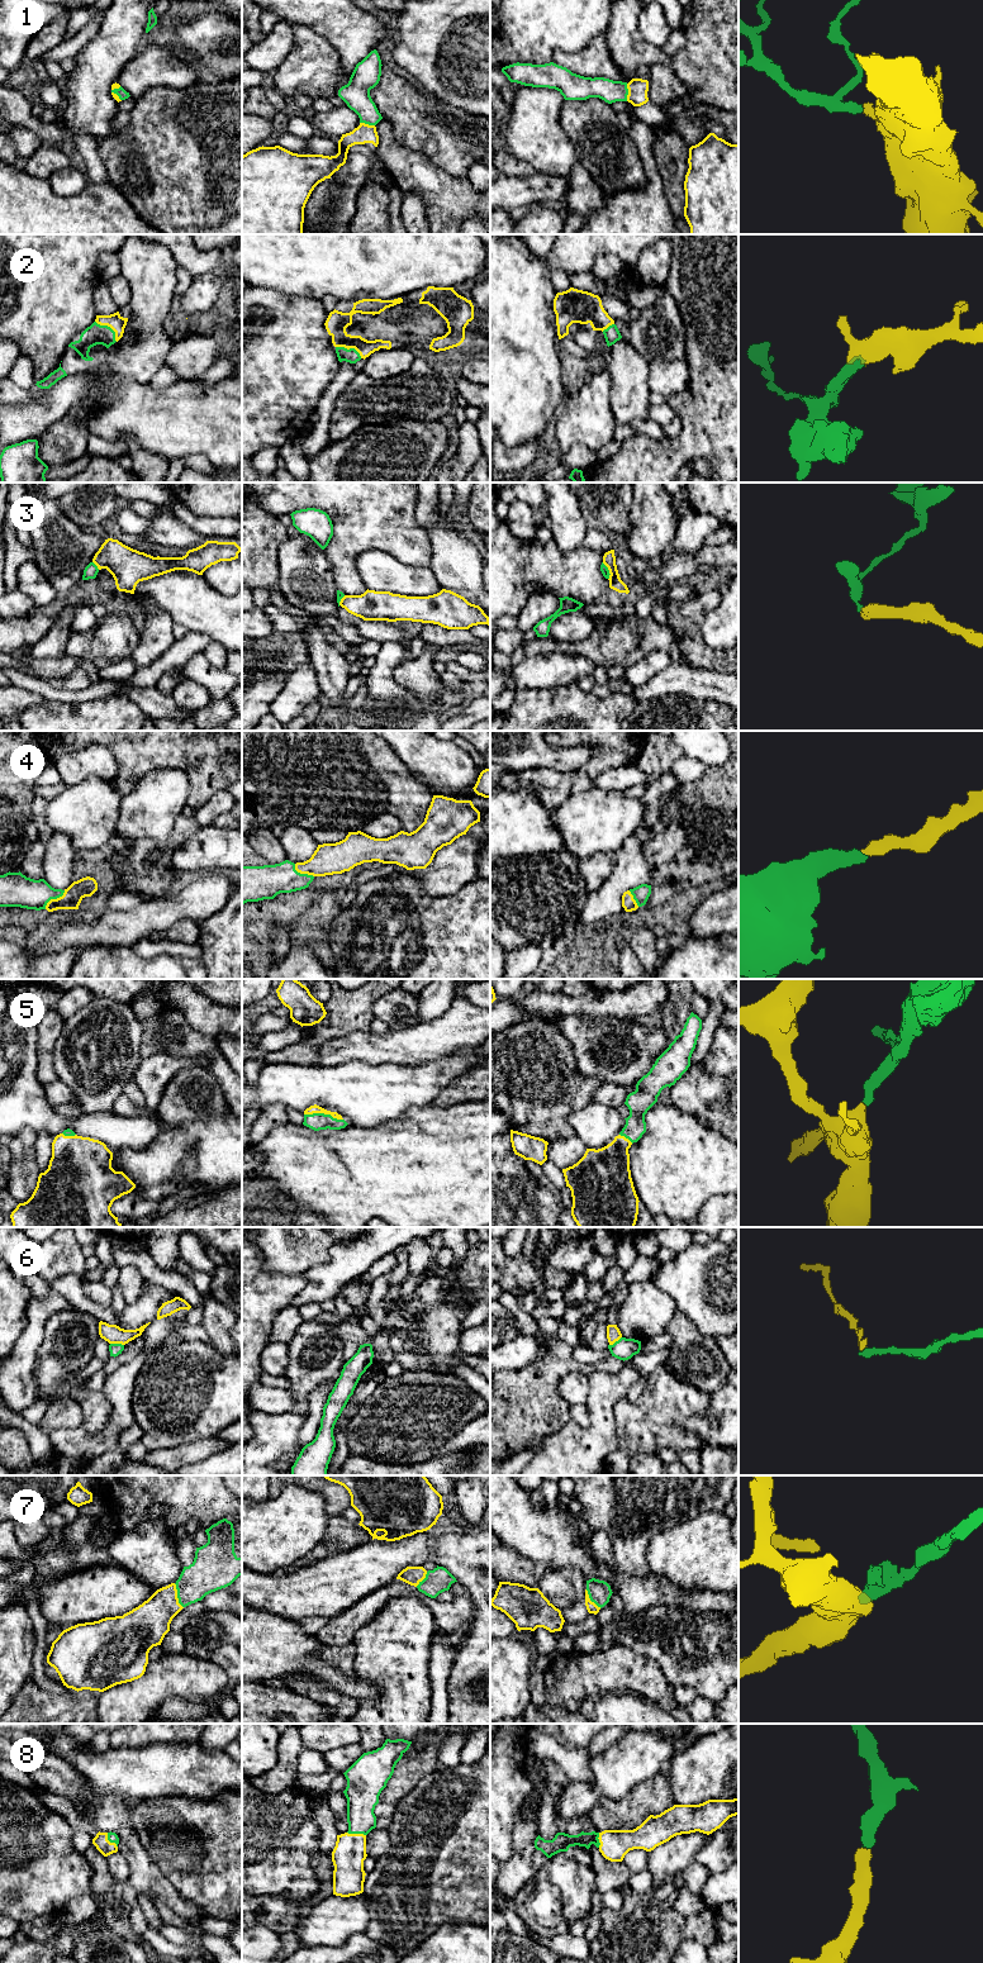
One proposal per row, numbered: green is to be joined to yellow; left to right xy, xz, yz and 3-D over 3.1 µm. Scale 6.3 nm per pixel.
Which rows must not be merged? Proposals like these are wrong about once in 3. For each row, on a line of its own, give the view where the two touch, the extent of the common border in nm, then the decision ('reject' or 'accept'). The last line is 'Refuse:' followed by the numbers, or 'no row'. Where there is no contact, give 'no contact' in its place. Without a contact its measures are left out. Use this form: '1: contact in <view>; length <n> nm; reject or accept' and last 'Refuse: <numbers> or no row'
1: contact in yz; length 110 nm; accept
2: contact in xy; length 190 nm; accept
3: contact in yz; length 120 nm; reject
4: contact in xy; length 180 nm; accept
5: contact in xz; length 260 nm; accept
6: contact in xy; length 90 nm; reject
7: contact in xy; length 170 nm; accept
8: contact in xz; length 120 nm; accept
Refuse: 3, 6

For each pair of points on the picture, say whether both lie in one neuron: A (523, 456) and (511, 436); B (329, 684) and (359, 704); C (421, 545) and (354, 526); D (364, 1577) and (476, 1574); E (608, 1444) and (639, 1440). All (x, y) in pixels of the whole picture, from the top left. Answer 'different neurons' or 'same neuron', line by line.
A: different neurons
B: same neuron
C: same neuron
D: same neuron
E: different neurons

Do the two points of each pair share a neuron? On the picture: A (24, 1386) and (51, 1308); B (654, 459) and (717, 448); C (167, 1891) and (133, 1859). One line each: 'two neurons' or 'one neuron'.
A: one neuron
B: one neuron
C: one neuron

